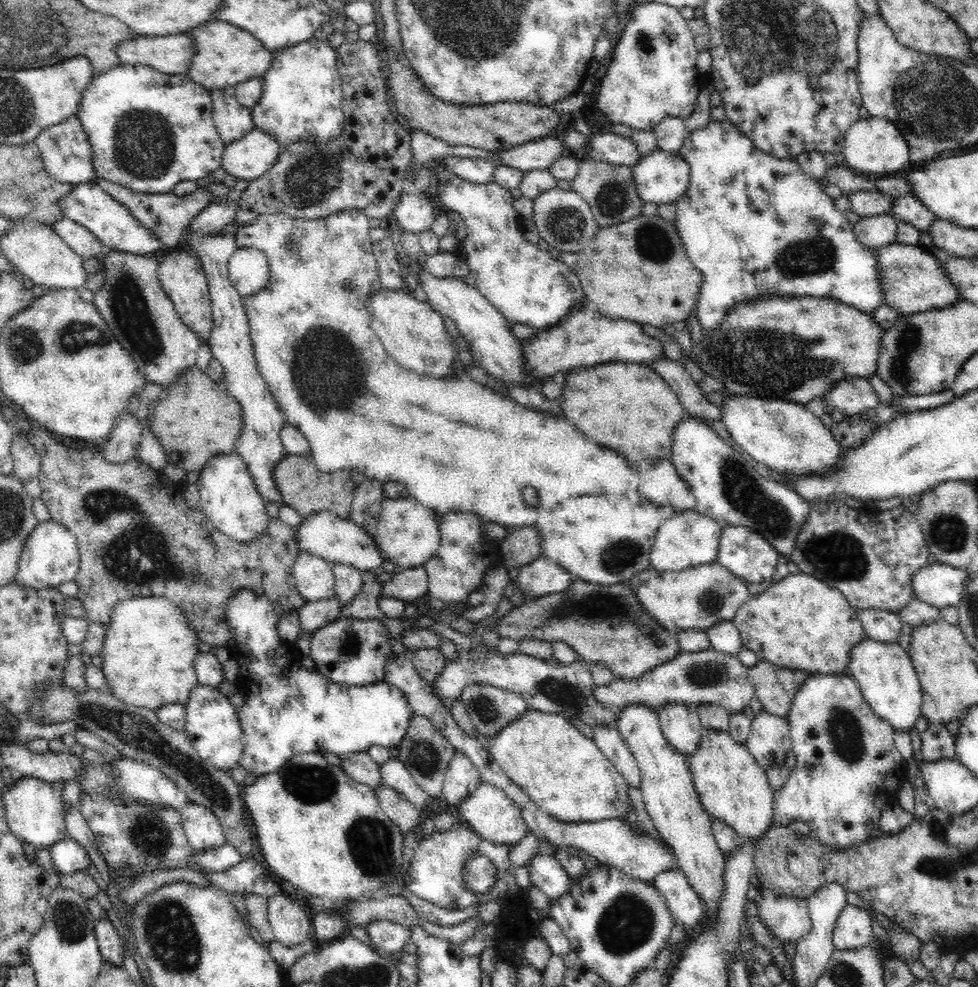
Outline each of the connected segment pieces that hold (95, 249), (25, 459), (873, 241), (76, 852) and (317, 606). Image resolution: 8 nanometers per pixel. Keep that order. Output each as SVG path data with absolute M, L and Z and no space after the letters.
M62 217L51 227L83 260L99 258L102 253L110 250L90 230L69 218Z
M24 433L15 436L11 455L14 459L12 475L16 479L24 483L40 475L40 468L42 468L40 455L36 452L35 446L28 442Z
M889 214L861 217L855 226L855 235L864 246L874 250L892 243L896 243L896 227L898 222Z
M74 839L59 840L48 849L52 855L52 868L58 876L87 872L88 864L92 864L88 851Z
M336 596L326 600L306 603L299 610L302 633L314 634L320 627L336 620L340 616L342 608L343 606L341 606Z

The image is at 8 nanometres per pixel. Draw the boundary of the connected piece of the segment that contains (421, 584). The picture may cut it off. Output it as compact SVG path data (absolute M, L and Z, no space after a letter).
M423 566L397 570L382 584L381 598L393 598L403 602L414 602L429 593L428 573Z

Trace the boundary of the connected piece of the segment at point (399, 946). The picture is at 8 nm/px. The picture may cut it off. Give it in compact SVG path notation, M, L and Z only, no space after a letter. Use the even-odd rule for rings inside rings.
M373 920L365 929L372 944L386 953L400 954L406 943L411 941L410 929L389 920Z

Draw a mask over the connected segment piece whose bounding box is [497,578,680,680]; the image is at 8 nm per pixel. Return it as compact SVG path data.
M576 578L567 589L512 608L497 620L500 638L566 642L584 662L591 666L600 662L615 677L624 680L640 678L680 653L676 635L642 610L629 581L600 586Z

